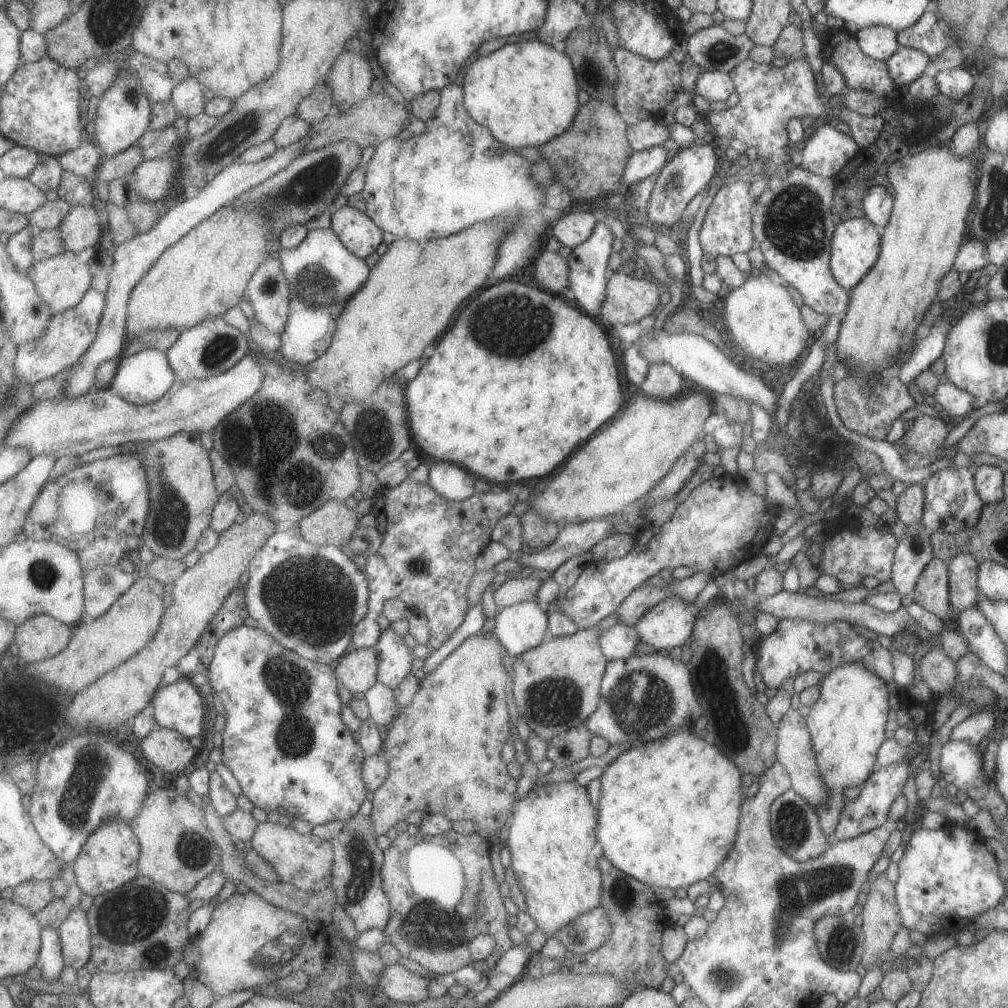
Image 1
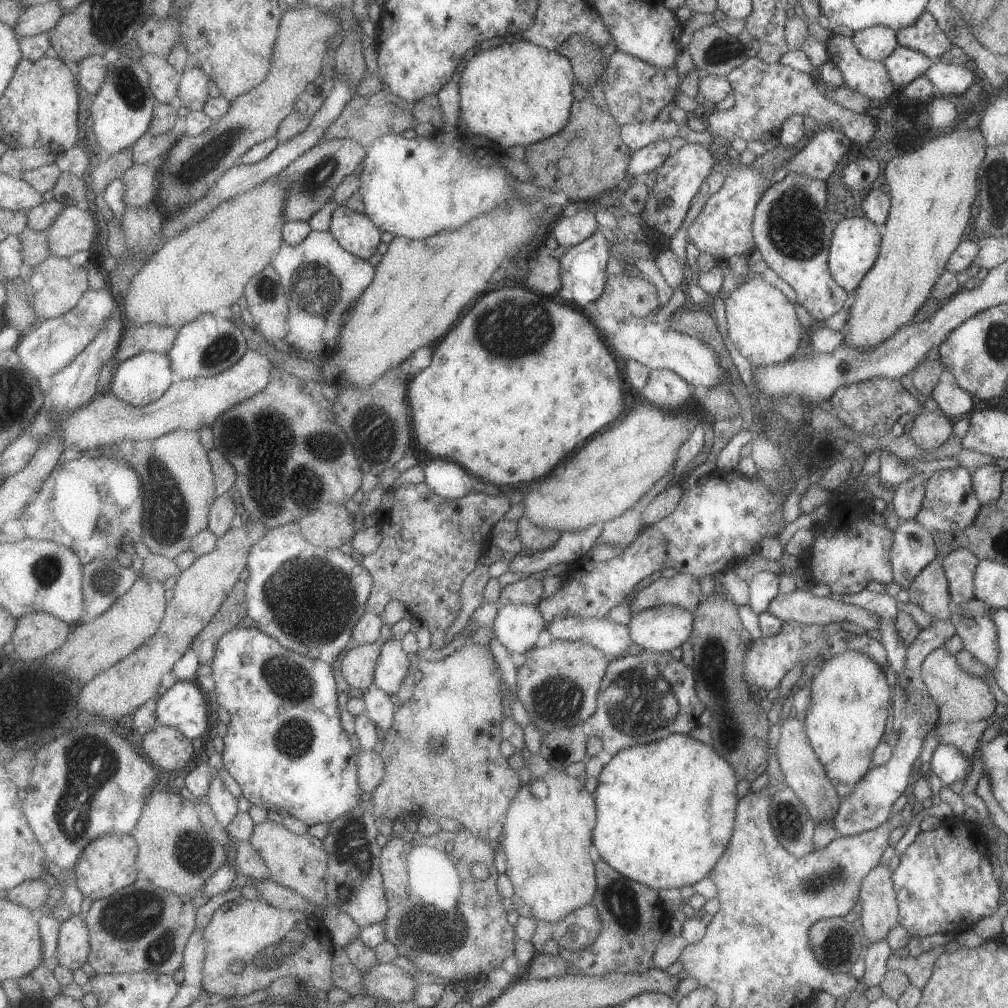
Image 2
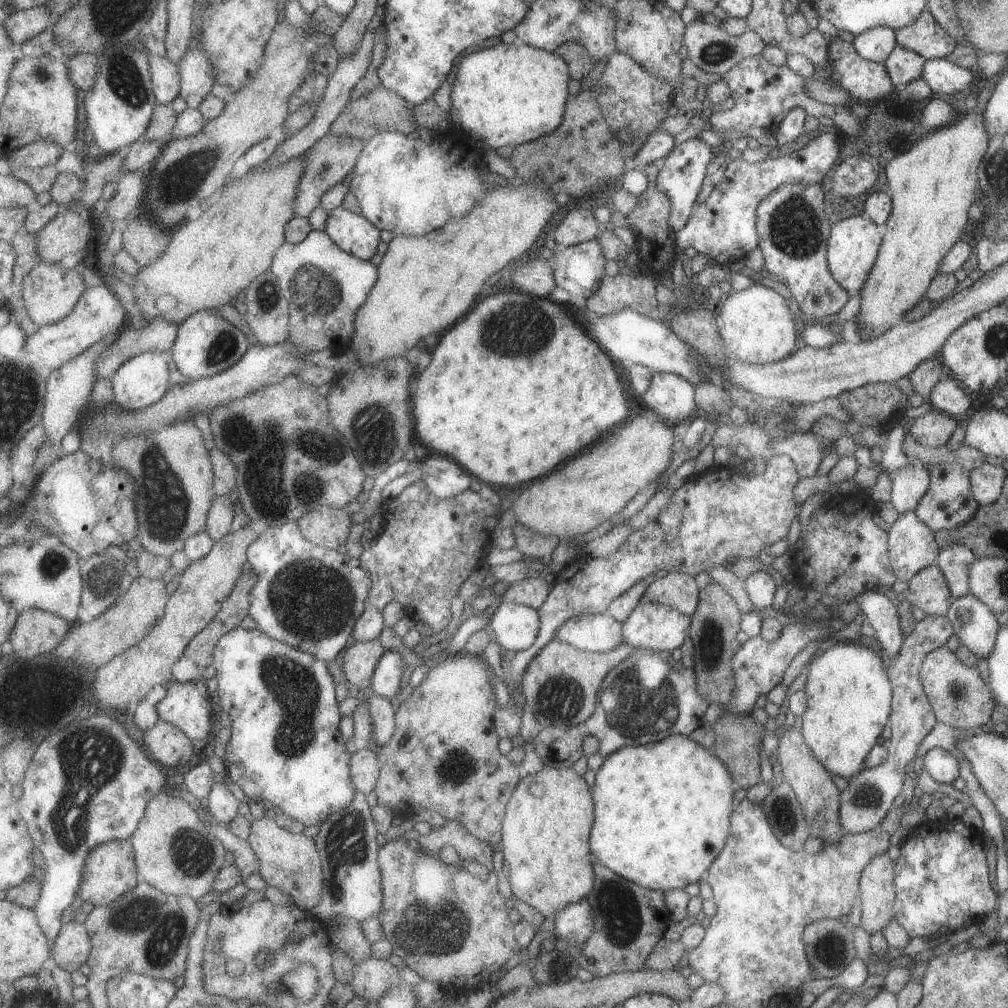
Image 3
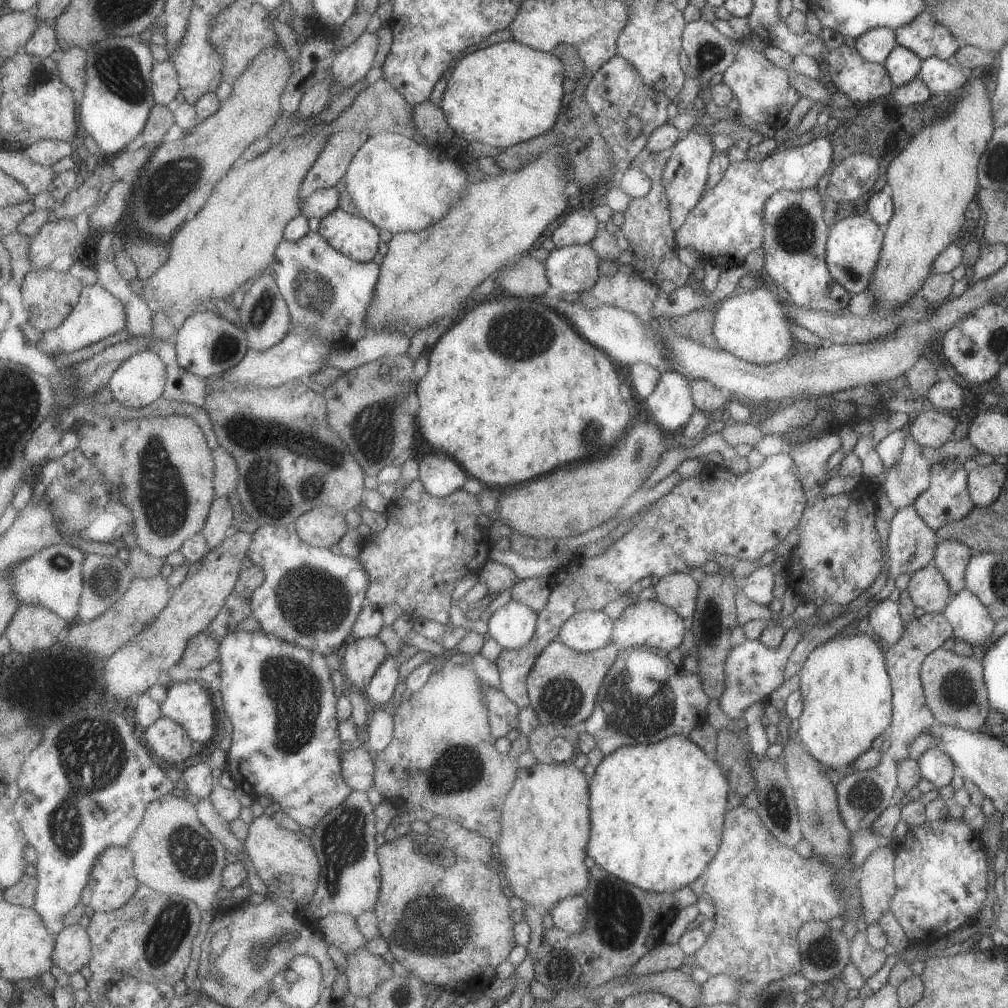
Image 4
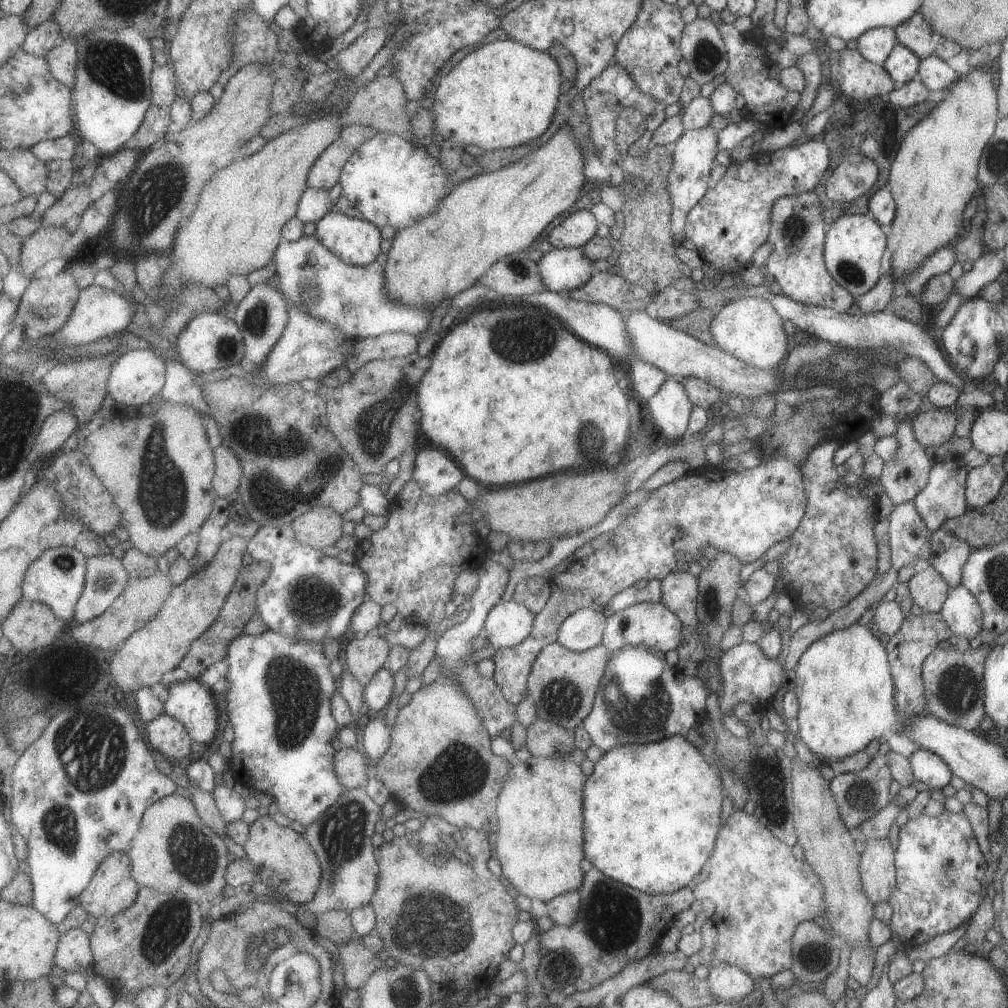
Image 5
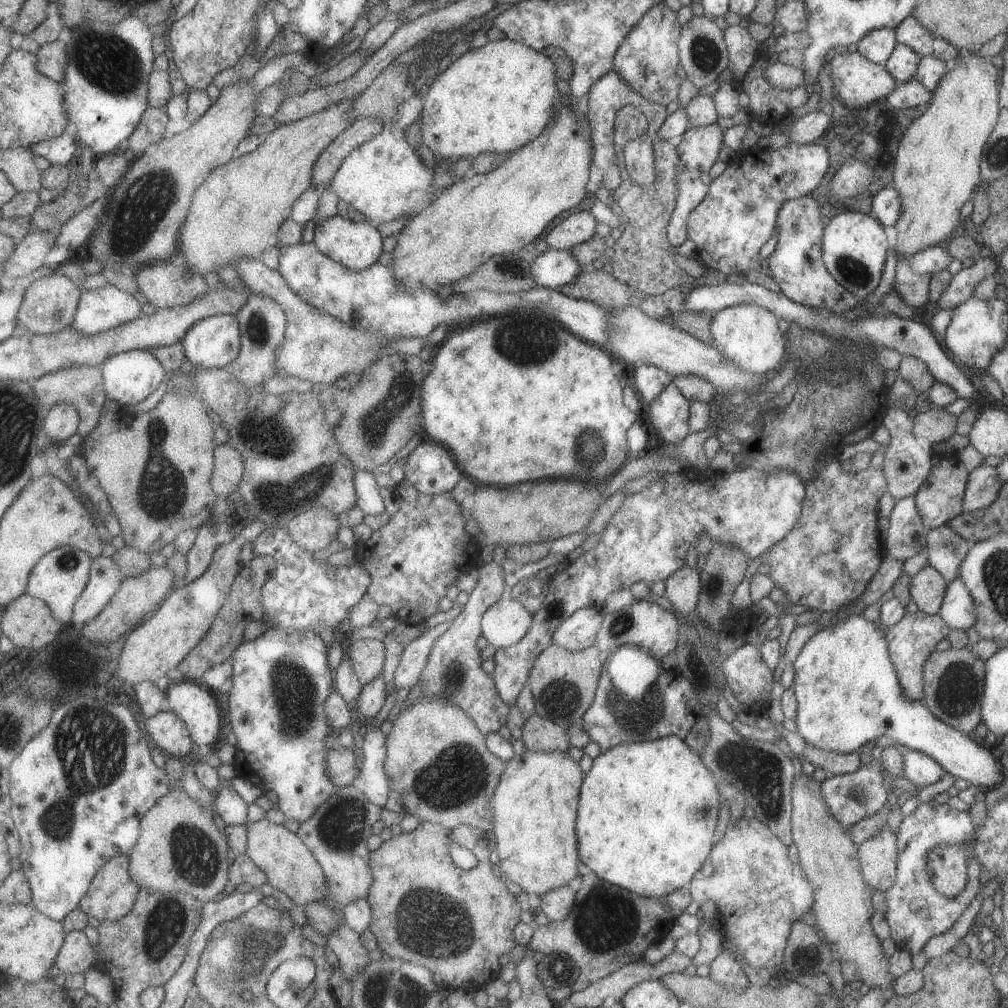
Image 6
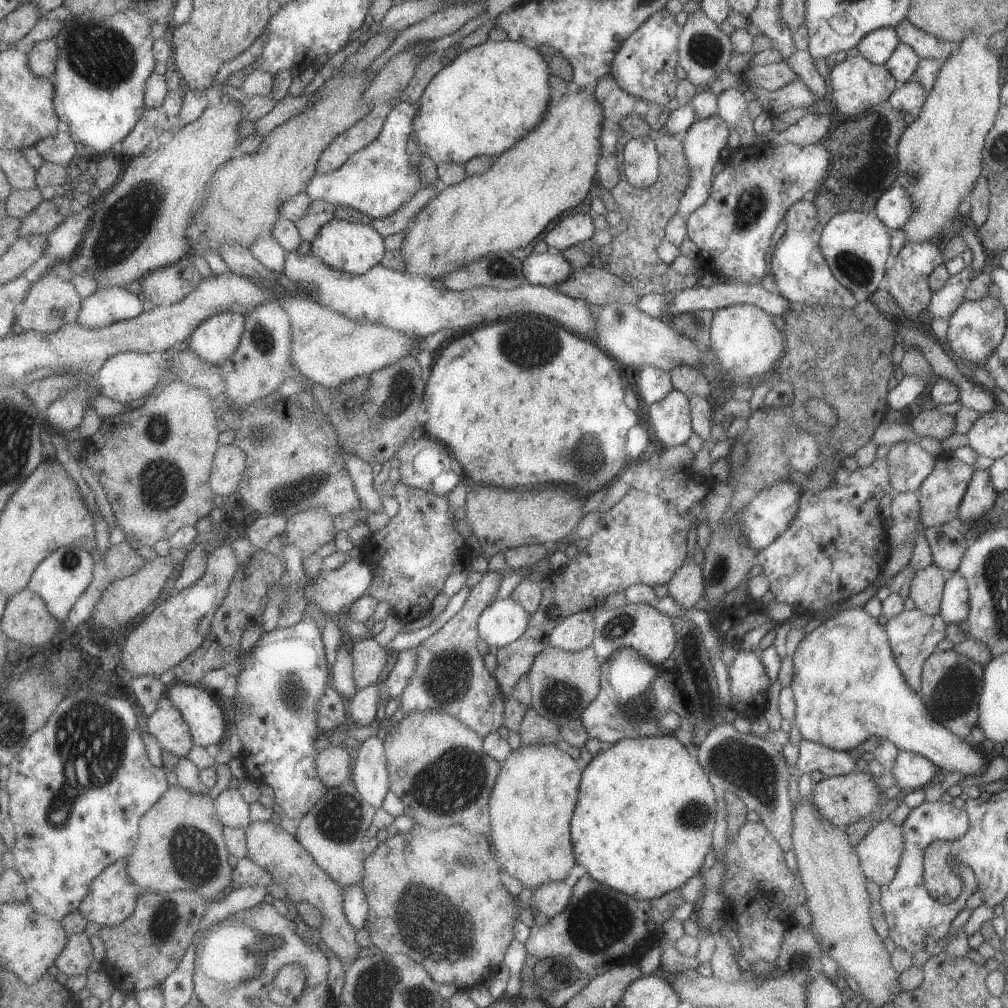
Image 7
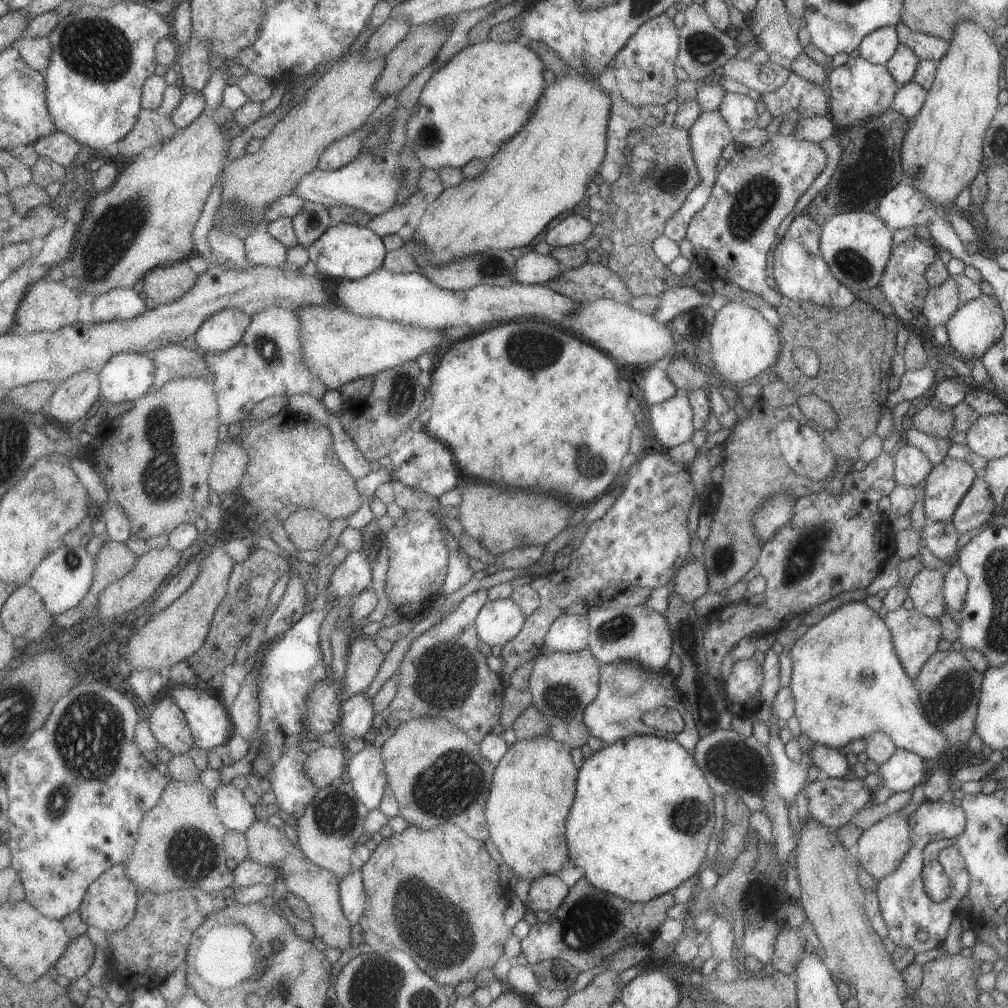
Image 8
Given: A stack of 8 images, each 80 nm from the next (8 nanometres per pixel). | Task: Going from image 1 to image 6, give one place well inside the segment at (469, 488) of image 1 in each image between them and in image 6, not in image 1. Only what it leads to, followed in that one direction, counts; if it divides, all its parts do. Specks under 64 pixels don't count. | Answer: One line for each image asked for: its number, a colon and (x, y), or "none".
2: (447, 480)
3: (443, 478)
4: (440, 476)
5: (435, 473)
6: (429, 469)

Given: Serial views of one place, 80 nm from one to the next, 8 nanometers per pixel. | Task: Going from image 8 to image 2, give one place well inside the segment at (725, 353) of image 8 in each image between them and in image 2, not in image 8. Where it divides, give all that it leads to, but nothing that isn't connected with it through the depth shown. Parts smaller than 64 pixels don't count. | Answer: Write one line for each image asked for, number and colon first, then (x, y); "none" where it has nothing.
2: (762, 324)
3: (755, 324)
4: (752, 325)
5: (748, 329)
6: (746, 334)
7: (744, 340)

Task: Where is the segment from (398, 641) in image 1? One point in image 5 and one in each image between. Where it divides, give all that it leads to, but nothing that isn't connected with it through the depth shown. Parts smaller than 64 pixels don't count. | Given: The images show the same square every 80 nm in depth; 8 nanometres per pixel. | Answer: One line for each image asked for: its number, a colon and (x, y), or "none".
2: (393, 665)
3: (386, 681)
4: (384, 685)
5: (378, 693)

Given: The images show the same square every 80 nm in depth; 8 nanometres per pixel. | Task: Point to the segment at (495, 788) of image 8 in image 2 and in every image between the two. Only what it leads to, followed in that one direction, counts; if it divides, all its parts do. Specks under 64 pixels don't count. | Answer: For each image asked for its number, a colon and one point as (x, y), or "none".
2: (546, 842)
3: (544, 840)
4: (544, 826)
5: (539, 840)
6: (534, 805)
7: (534, 796)

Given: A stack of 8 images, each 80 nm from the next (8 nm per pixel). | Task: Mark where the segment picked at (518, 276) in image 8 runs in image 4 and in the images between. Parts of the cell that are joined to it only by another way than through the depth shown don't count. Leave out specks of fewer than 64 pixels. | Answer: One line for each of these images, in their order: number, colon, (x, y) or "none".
4: (572, 269)
5: (563, 269)
6: (553, 269)
7: (548, 269)

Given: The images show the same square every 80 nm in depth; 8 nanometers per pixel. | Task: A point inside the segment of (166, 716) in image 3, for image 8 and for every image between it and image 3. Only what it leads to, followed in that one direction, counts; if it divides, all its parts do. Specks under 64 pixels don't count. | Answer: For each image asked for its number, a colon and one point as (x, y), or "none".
4: (188, 703)
5: (190, 701)
6: (191, 700)
7: (204, 715)
8: (211, 726)

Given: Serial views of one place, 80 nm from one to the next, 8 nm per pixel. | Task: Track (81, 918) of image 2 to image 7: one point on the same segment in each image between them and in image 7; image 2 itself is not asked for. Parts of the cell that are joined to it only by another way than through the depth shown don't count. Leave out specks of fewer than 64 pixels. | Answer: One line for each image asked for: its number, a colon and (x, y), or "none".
3: (74, 945)
4: (74, 949)
5: (75, 954)
6: (77, 955)
7: (77, 959)

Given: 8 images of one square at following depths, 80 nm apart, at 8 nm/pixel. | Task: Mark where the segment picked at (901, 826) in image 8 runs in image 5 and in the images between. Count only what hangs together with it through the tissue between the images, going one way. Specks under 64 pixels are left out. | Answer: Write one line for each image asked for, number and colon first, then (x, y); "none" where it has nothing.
5: (876, 867)
6: (877, 856)
7: (879, 851)

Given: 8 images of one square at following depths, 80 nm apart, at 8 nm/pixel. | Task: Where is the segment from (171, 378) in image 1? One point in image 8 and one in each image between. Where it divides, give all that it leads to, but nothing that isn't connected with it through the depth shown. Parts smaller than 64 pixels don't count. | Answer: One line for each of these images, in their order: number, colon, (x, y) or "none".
2: (142, 379)
3: (143, 381)
4: (142, 379)
5: (138, 376)
6: (131, 377)
7: (128, 376)
8: (127, 377)

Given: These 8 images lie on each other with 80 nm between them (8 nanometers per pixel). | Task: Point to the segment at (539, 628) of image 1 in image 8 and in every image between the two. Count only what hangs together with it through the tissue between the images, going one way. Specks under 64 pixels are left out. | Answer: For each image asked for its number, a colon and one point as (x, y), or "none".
2: (516, 626)
3: (514, 627)
4: (511, 625)
5: (508, 623)
6: (503, 624)
7: (503, 621)
8: (498, 621)

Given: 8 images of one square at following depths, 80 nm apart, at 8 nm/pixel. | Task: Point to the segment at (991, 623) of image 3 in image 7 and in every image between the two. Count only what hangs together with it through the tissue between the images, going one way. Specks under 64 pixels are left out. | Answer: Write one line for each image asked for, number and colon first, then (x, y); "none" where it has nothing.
4: (969, 621)
5: (960, 611)
6: (956, 610)
7: (953, 608)

